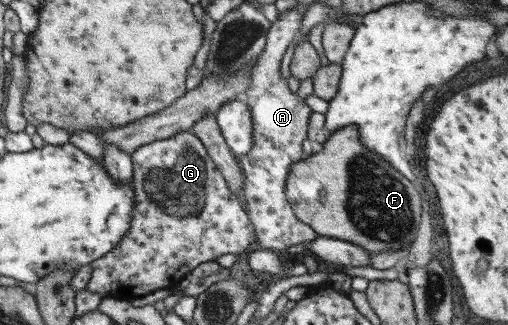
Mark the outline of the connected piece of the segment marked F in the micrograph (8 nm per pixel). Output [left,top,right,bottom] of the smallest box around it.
[285,125,423,255]

